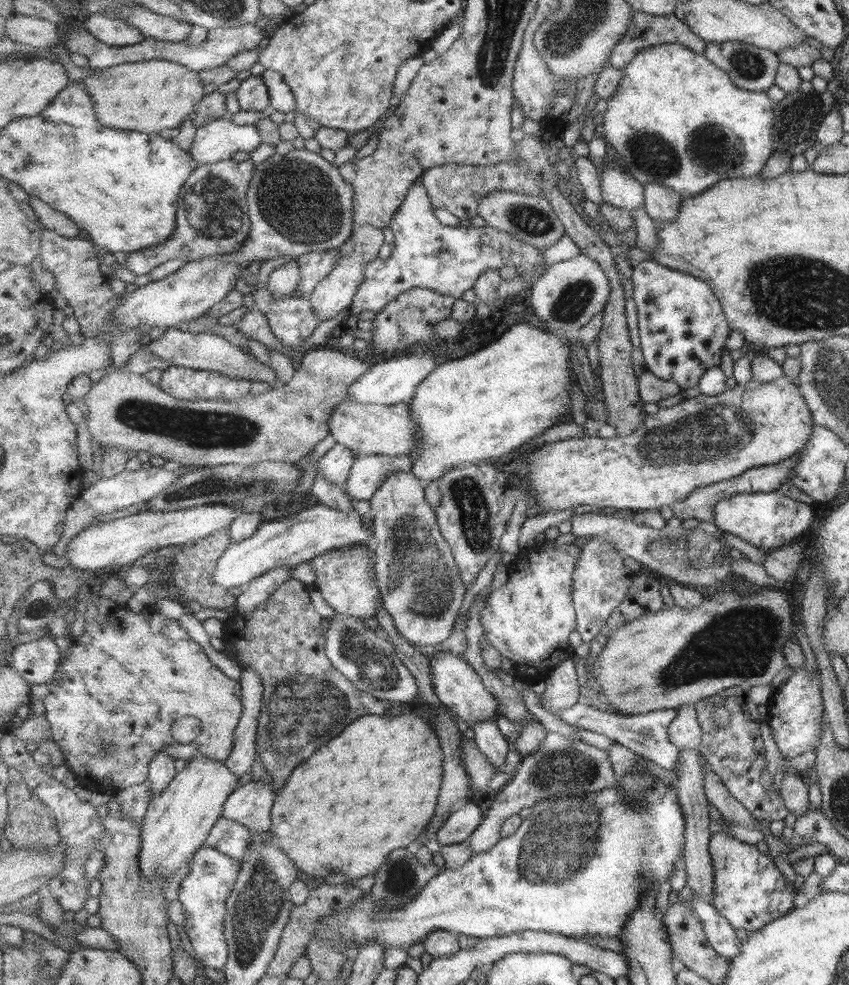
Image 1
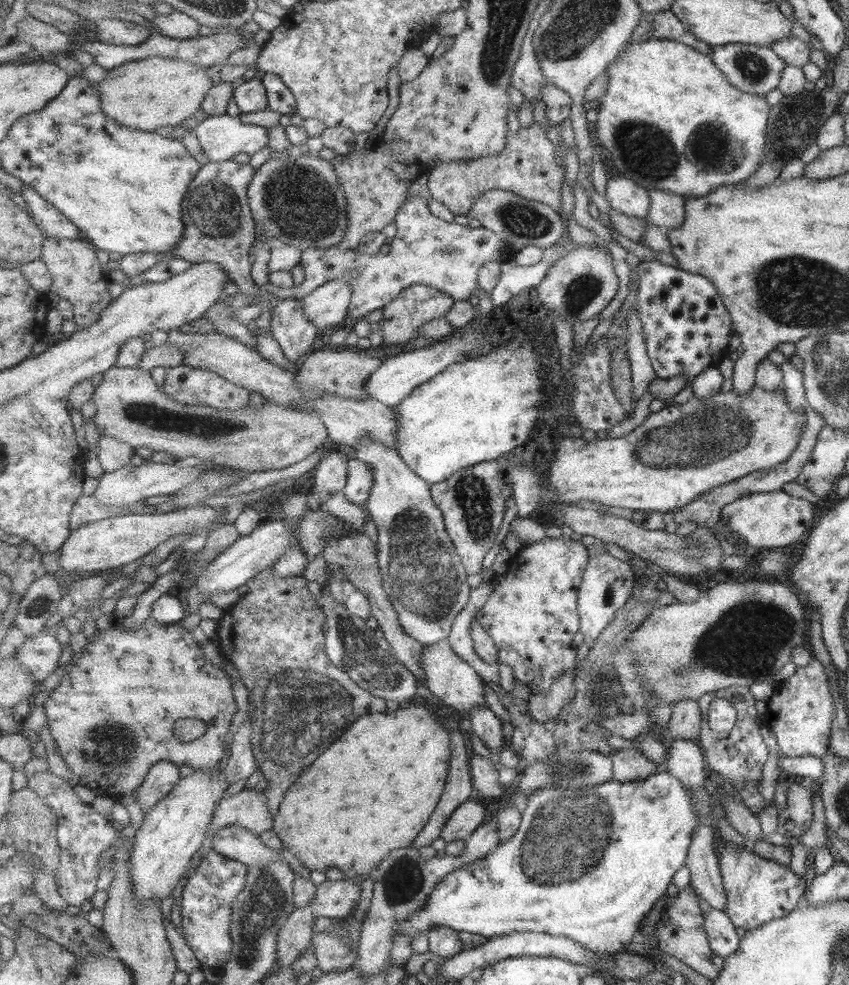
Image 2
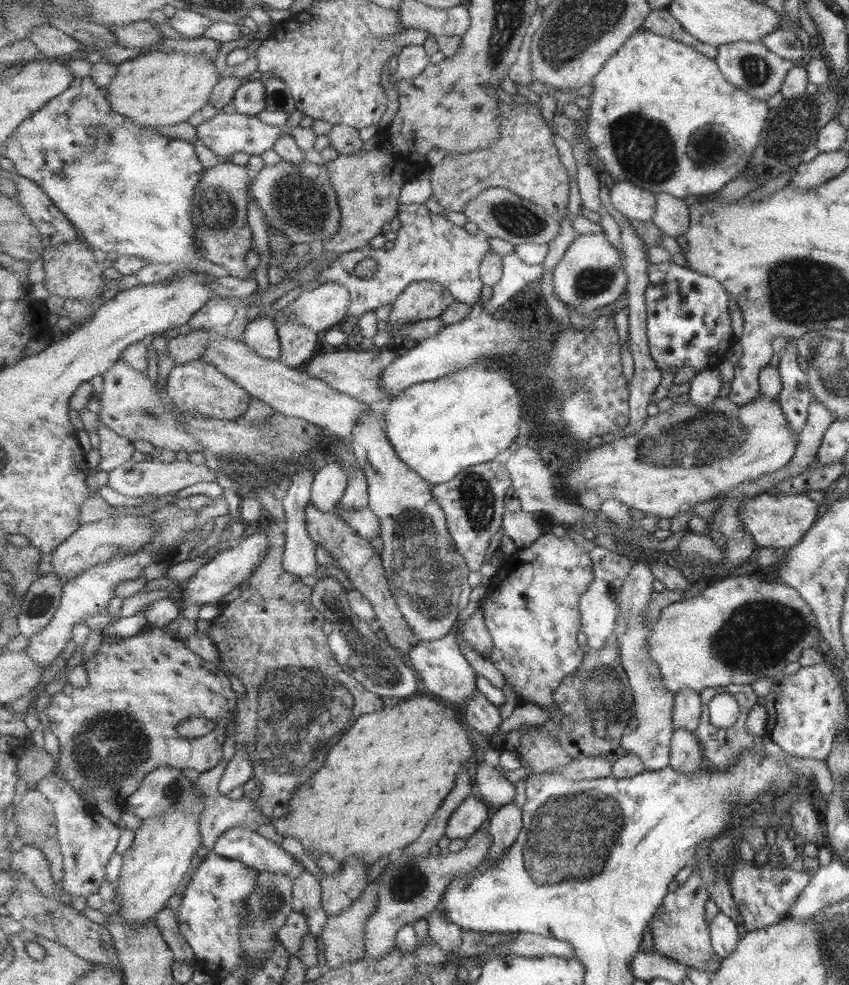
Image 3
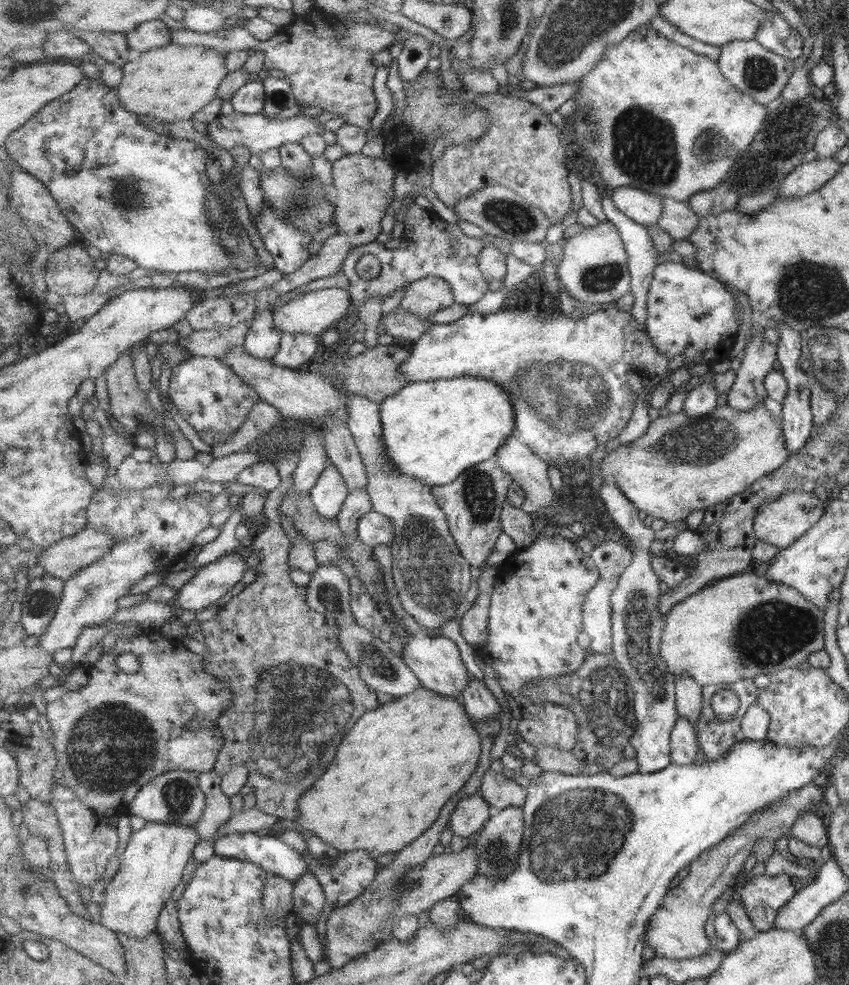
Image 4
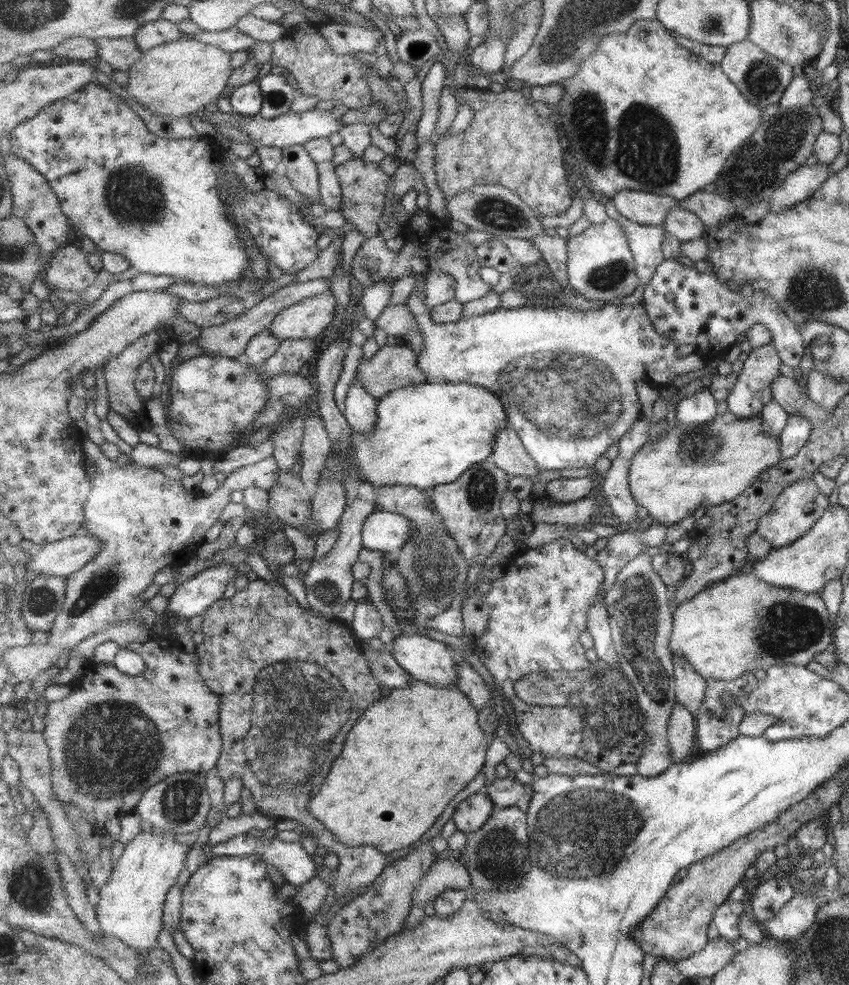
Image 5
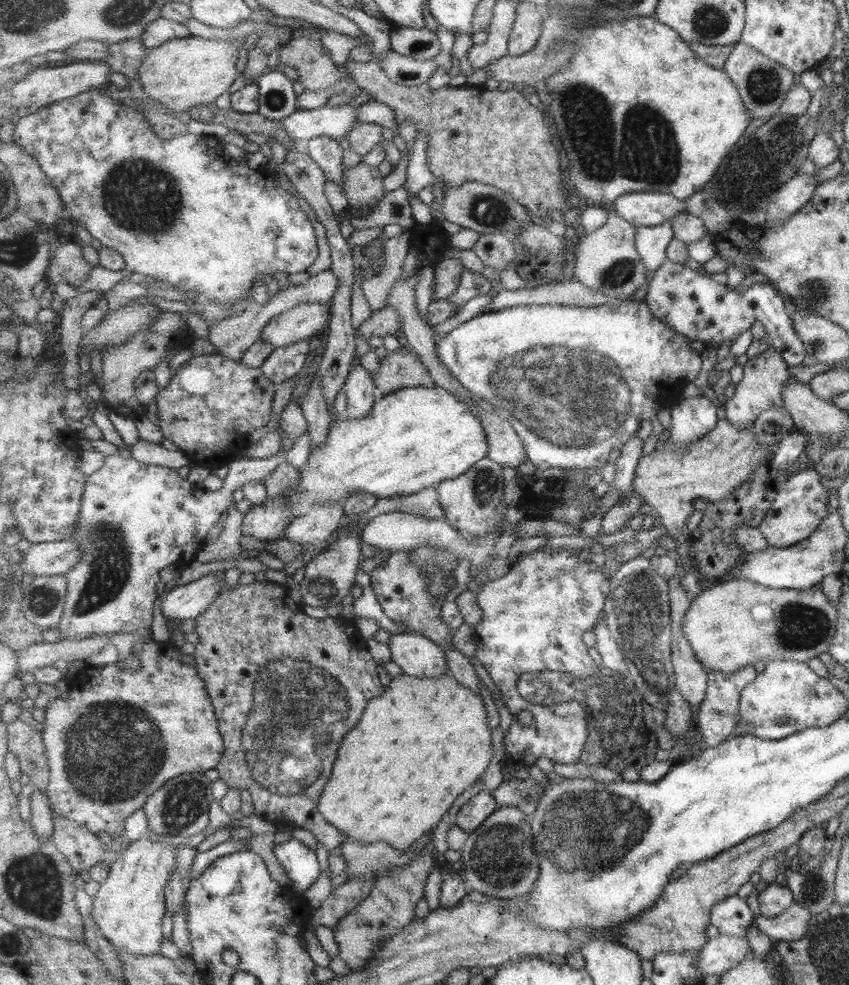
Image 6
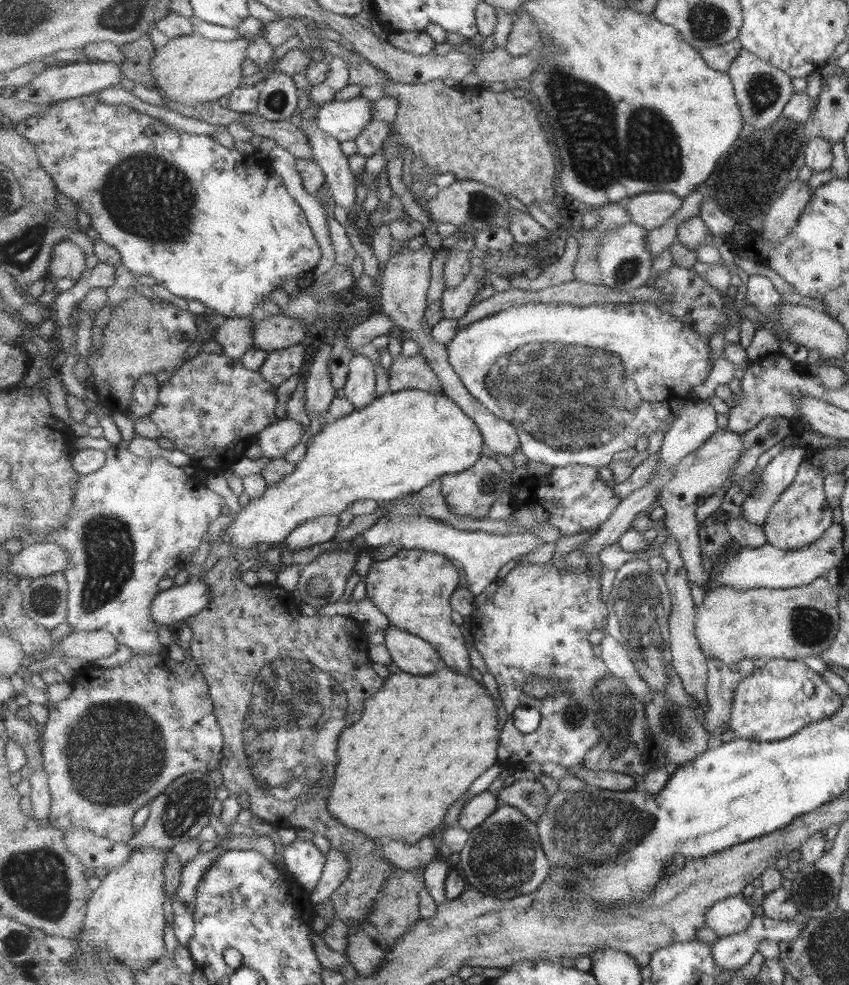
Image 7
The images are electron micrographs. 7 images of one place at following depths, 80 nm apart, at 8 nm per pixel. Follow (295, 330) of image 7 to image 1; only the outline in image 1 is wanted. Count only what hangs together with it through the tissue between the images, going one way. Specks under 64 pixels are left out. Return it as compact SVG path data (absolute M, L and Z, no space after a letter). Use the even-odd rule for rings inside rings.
M363 225L355 227L350 239L338 250L341 253L341 260L337 262L333 273L320 282L316 290L311 294L309 300L316 310L319 320L329 320L339 316L345 308L349 309L353 305L353 300L357 297L359 286L365 279L365 268L369 263L375 261L385 244L383 230L373 225Z

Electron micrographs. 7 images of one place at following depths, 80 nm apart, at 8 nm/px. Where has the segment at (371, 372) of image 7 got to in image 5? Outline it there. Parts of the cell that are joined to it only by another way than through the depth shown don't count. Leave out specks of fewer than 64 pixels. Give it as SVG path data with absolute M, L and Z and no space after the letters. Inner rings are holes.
M358 373L351 381L344 413L352 430L372 432L377 424L377 399L363 387Z

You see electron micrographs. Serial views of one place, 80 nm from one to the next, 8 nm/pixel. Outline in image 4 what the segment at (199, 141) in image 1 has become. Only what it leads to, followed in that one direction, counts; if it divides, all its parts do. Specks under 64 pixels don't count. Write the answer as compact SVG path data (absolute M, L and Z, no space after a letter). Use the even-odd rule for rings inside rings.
M235 111L228 115L219 115L207 124L206 130L208 130L207 135L226 151L233 150L234 146L246 146L252 154L260 155L269 148L279 148L292 142L301 143L310 134L323 134L327 131L324 123L319 123L313 118L297 114L289 119L278 120L267 117L264 113L243 114Z

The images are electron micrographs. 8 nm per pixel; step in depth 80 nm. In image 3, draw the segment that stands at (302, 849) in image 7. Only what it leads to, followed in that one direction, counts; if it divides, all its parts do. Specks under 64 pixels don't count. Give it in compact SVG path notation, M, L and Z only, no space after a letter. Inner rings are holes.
M235 827L224 832L216 842L214 851L230 859L244 862L257 871L281 873L285 876L298 875L299 860L265 836L249 827Z

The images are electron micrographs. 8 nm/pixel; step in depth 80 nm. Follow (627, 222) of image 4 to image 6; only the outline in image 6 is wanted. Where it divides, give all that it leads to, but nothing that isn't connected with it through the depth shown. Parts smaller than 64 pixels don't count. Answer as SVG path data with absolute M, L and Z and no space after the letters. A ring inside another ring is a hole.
M671 222L654 227L637 227L636 247L645 260L645 267L655 273L669 258L668 246L676 238Z

